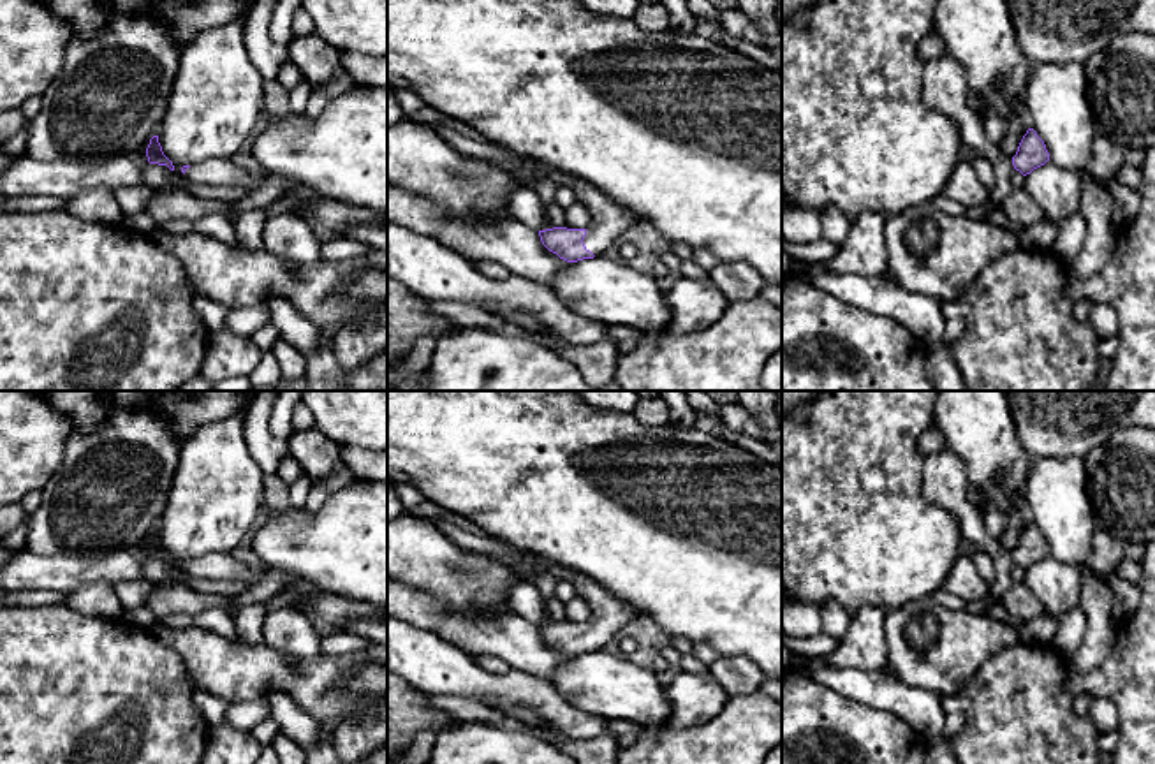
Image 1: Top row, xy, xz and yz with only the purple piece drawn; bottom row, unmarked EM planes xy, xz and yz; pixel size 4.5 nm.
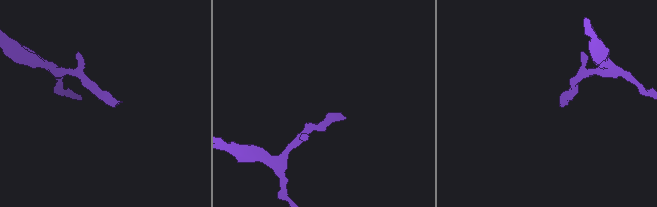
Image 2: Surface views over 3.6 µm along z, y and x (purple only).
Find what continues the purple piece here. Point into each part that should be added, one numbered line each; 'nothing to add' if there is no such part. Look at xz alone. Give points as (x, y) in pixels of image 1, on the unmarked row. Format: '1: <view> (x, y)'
1: xz (610, 615)

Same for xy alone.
1: xy (220, 565)

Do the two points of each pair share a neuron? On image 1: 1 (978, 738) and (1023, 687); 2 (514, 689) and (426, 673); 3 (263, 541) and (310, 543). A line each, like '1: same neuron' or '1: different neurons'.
1: same neuron
2: same neuron
3: same neuron

